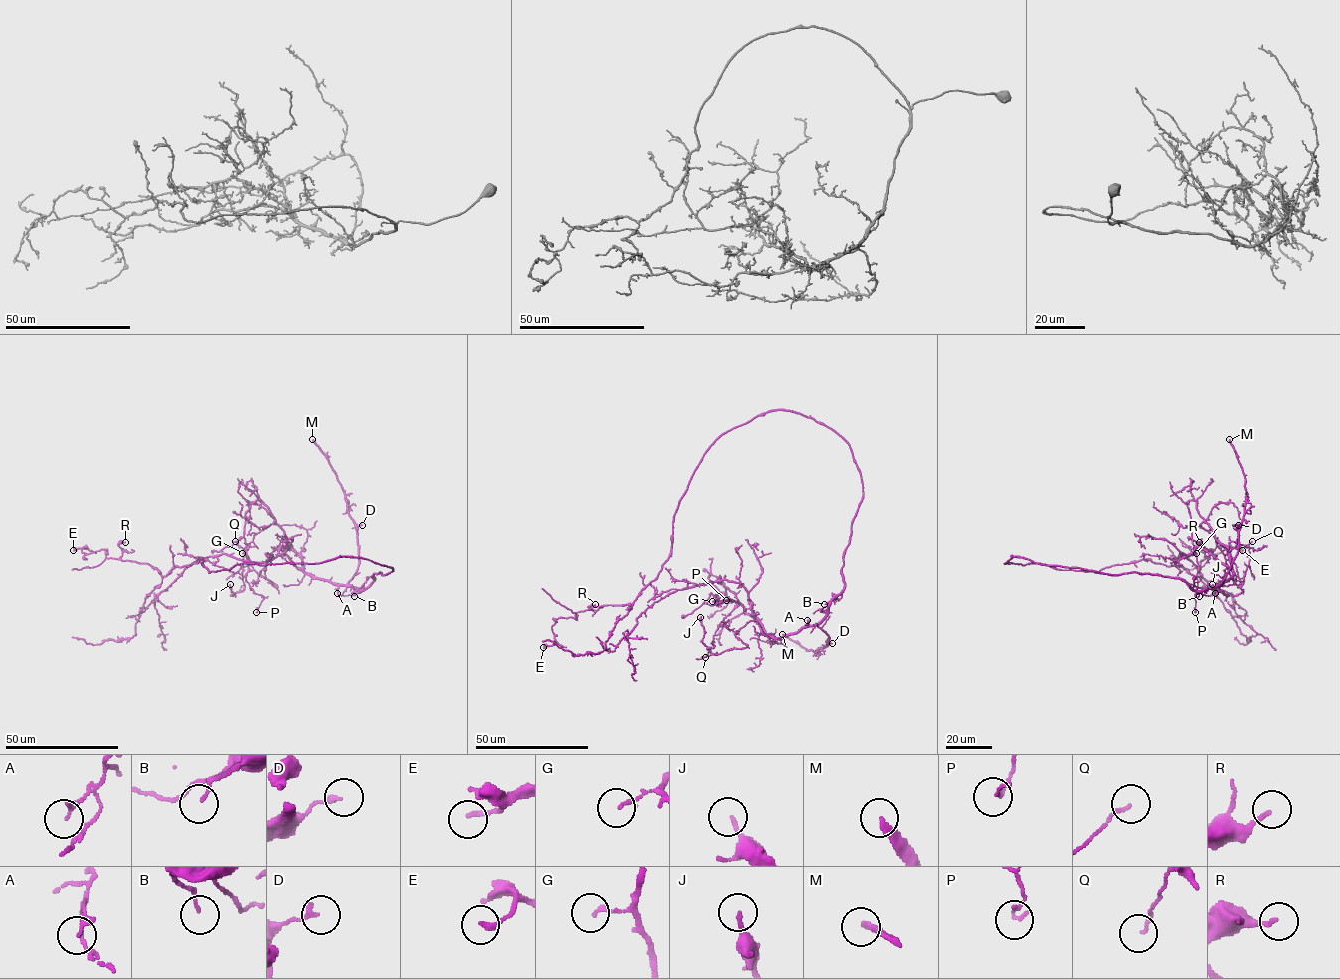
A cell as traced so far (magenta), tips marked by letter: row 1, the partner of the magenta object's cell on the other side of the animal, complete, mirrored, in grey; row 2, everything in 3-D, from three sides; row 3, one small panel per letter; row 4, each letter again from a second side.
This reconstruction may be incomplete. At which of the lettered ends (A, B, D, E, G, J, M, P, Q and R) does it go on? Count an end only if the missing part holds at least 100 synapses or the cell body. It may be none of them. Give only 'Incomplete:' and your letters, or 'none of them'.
Incomplete: M

